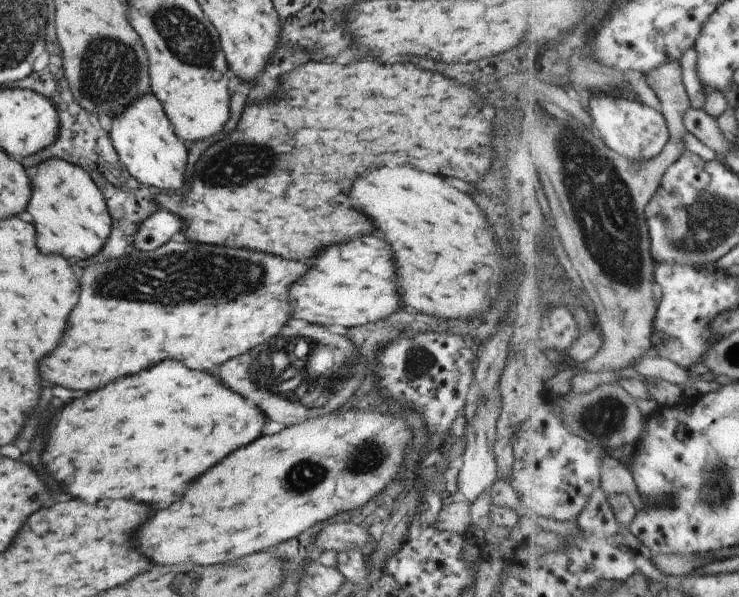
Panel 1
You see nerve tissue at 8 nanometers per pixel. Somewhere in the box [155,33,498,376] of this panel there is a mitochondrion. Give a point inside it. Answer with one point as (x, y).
(253, 162)

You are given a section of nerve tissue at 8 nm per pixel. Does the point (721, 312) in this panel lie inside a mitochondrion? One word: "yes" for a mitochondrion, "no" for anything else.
no

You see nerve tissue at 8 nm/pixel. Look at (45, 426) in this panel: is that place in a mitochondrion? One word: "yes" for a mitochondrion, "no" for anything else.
no

